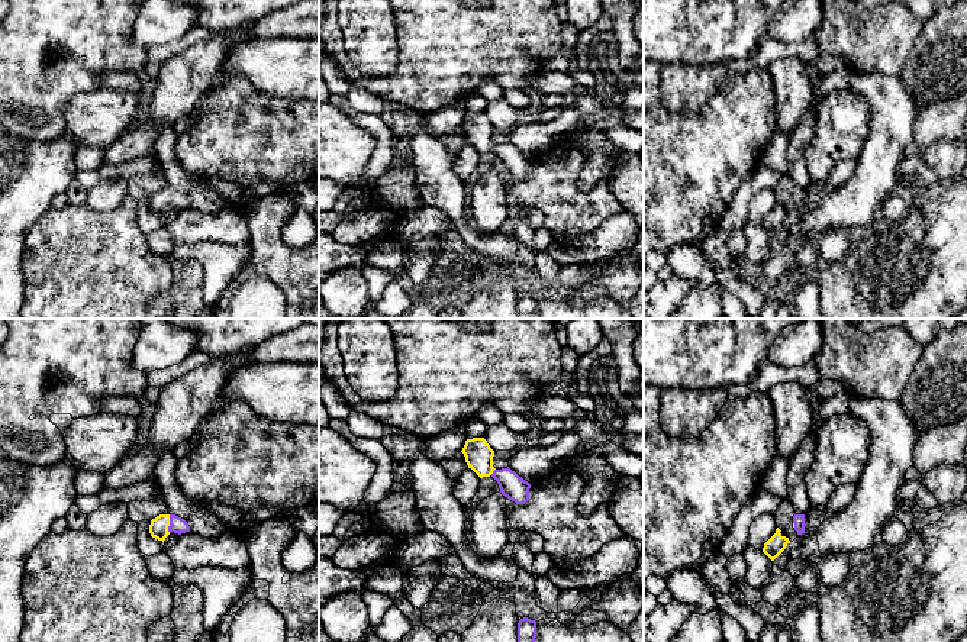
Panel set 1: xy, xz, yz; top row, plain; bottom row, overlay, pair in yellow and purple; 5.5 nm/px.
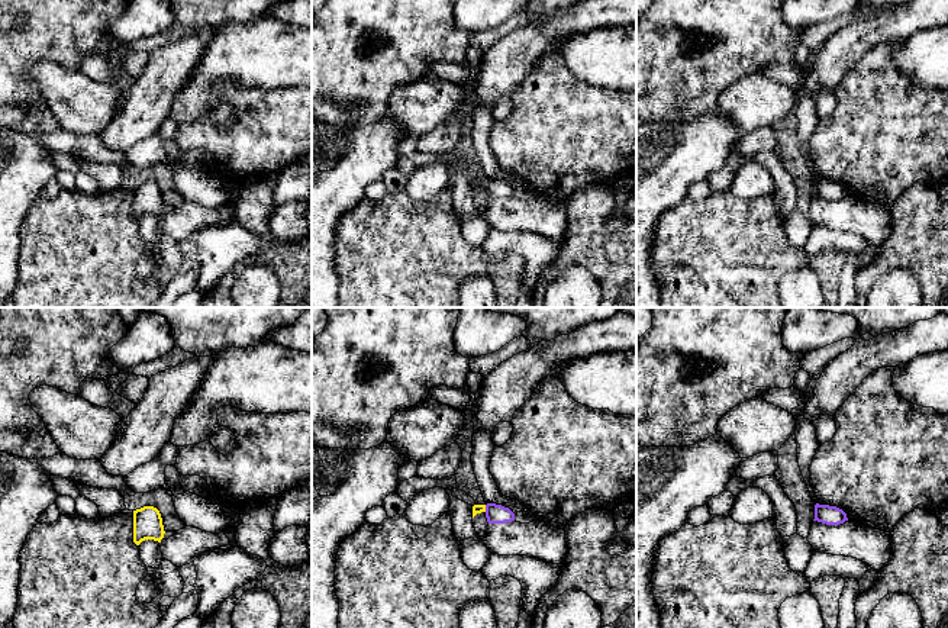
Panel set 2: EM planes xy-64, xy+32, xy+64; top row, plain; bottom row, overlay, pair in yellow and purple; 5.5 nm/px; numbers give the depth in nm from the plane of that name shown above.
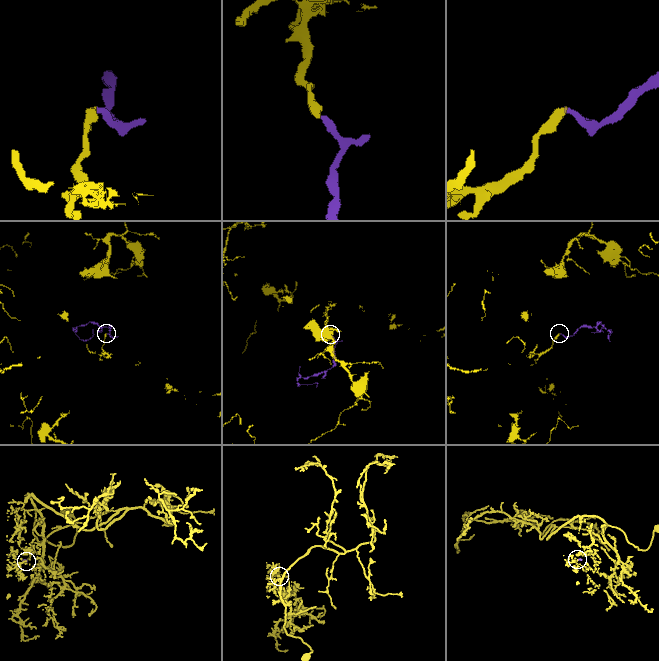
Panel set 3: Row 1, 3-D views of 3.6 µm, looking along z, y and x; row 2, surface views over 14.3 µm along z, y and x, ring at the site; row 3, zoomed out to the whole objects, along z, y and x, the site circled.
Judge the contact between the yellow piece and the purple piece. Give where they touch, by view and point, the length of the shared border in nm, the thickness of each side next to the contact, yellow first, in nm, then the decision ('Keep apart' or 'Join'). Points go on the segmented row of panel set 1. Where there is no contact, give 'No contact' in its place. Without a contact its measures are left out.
Touches yellow at xy (168, 523). Shared border 100 nm. Thickness 110 nm (yellow) against 90 nm. Join

